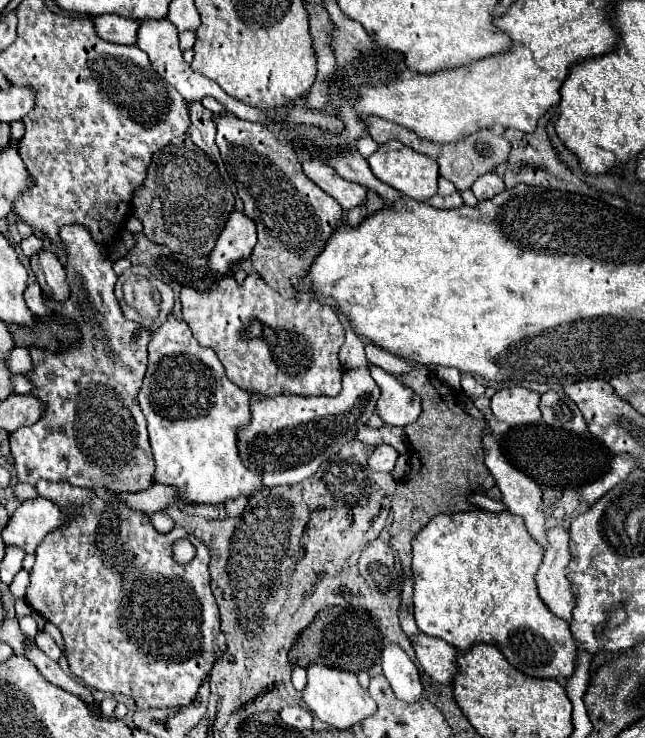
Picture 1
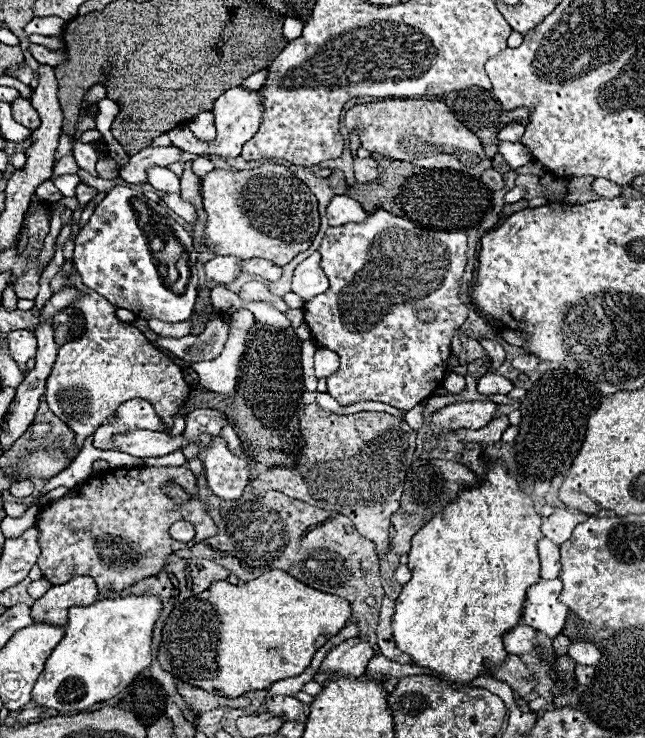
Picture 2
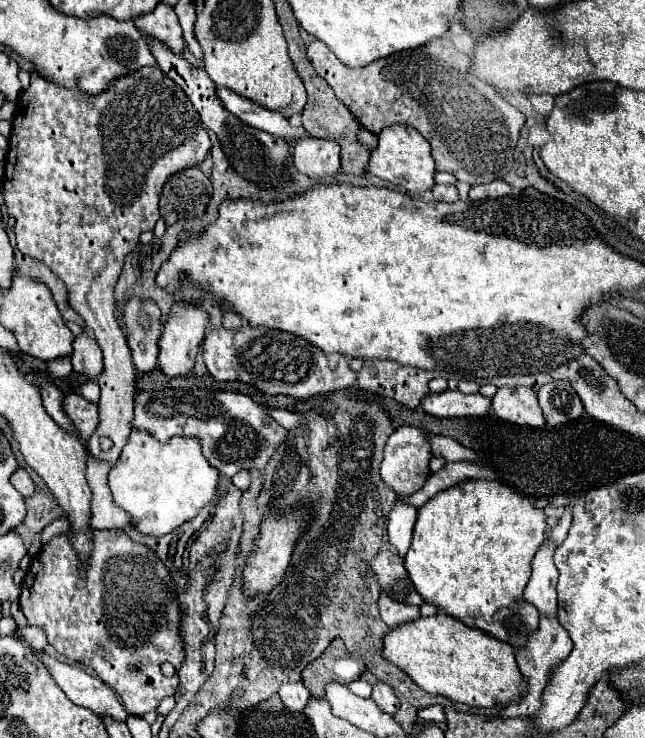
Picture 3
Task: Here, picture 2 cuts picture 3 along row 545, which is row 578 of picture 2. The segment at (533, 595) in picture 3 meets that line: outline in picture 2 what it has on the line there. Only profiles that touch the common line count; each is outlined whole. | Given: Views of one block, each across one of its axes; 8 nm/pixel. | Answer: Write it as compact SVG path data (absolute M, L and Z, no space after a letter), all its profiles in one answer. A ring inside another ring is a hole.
M540 538L538 540L538 554L540 554L540 562L542 562L542 578L544 580L558 578L558 574L560 574L558 546L552 544L548 538Z

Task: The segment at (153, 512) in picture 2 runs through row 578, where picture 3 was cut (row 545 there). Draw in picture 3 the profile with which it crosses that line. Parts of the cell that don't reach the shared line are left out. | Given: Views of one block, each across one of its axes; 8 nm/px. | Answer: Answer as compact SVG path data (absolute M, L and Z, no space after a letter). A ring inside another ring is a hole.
M96 530L94 534L94 550L92 550L92 556L90 556L90 562L88 562L88 568L86 568L86 580L78 580L78 570L76 570L76 564L78 564L78 558L76 558L76 552L74 548L70 546L70 540L60 534L60 536L54 536L32 560L28 572L26 572L26 578L22 582L22 592L20 592L20 610L26 614L26 620L28 624L32 626L38 626L44 630L44 634L48 636L48 642L66 658L70 660L76 660L88 668L92 668L96 672L96 676L100 676L100 680L104 680L110 688L114 688L126 708L128 714L134 714L134 716L144 716L146 712L150 710L156 710L158 704L162 702L162 698L166 696L174 696L176 688L178 688L178 676L170 676L166 678L160 670L160 666L164 662L170 662L176 670L180 668L182 660L184 660L184 646L180 642L180 610L178 610L178 604L176 604L176 588L172 586L172 580L170 580L170 572L168 568L154 556L154 552L142 544L136 544L132 542L122 530Z

